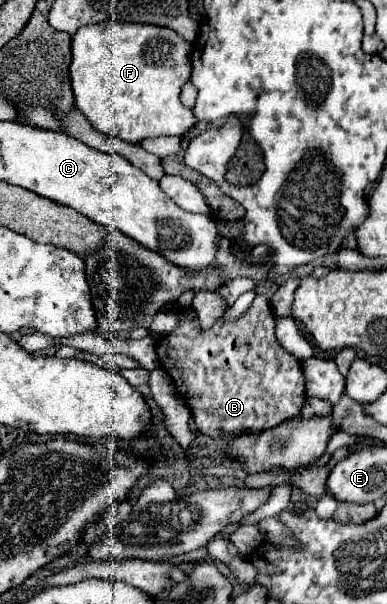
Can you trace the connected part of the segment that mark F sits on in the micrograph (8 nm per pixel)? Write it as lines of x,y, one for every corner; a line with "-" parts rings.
99,22
77,30
71,44
71,86
75,94
75,106
87,116
87,120
101,132
123,138
125,142
141,142
155,136
181,136
195,126
197,118
191,108
185,108
179,100
185,78
191,76
189,60
191,44
173,32
155,24
131,24
131,22

